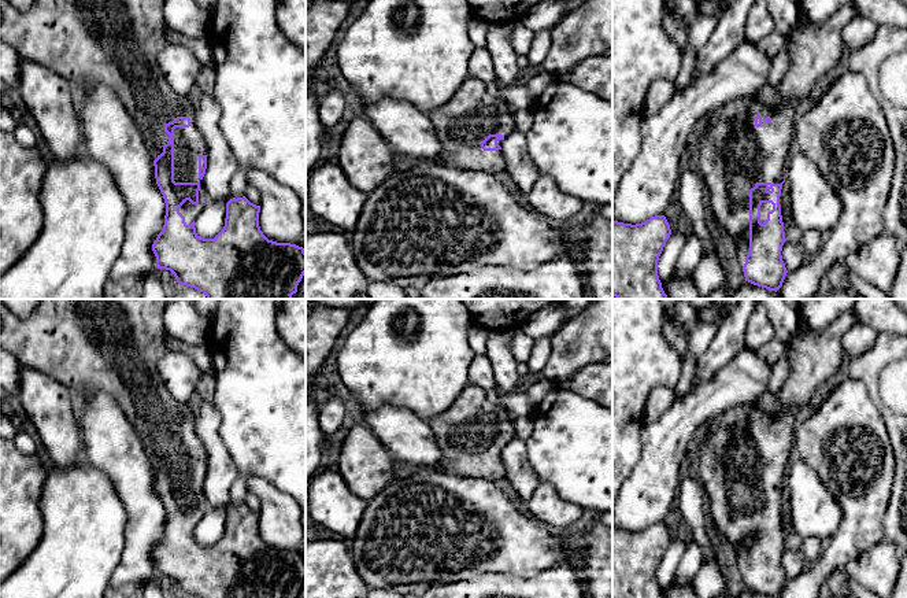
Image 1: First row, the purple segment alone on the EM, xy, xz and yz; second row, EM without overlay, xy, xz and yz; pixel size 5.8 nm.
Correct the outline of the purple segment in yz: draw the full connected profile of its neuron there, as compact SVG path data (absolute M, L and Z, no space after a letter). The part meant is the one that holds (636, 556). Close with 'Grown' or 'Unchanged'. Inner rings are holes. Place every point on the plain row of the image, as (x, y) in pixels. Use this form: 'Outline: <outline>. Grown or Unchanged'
Outline: M664 523L636 532L612 528L612 598L663 598L658 568L670 542Z. Unchanged

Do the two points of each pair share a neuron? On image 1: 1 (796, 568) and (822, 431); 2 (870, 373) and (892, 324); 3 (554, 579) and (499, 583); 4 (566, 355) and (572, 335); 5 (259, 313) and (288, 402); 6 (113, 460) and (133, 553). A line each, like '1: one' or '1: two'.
1: two
2: two
3: one
4: one
5: one
6: one

